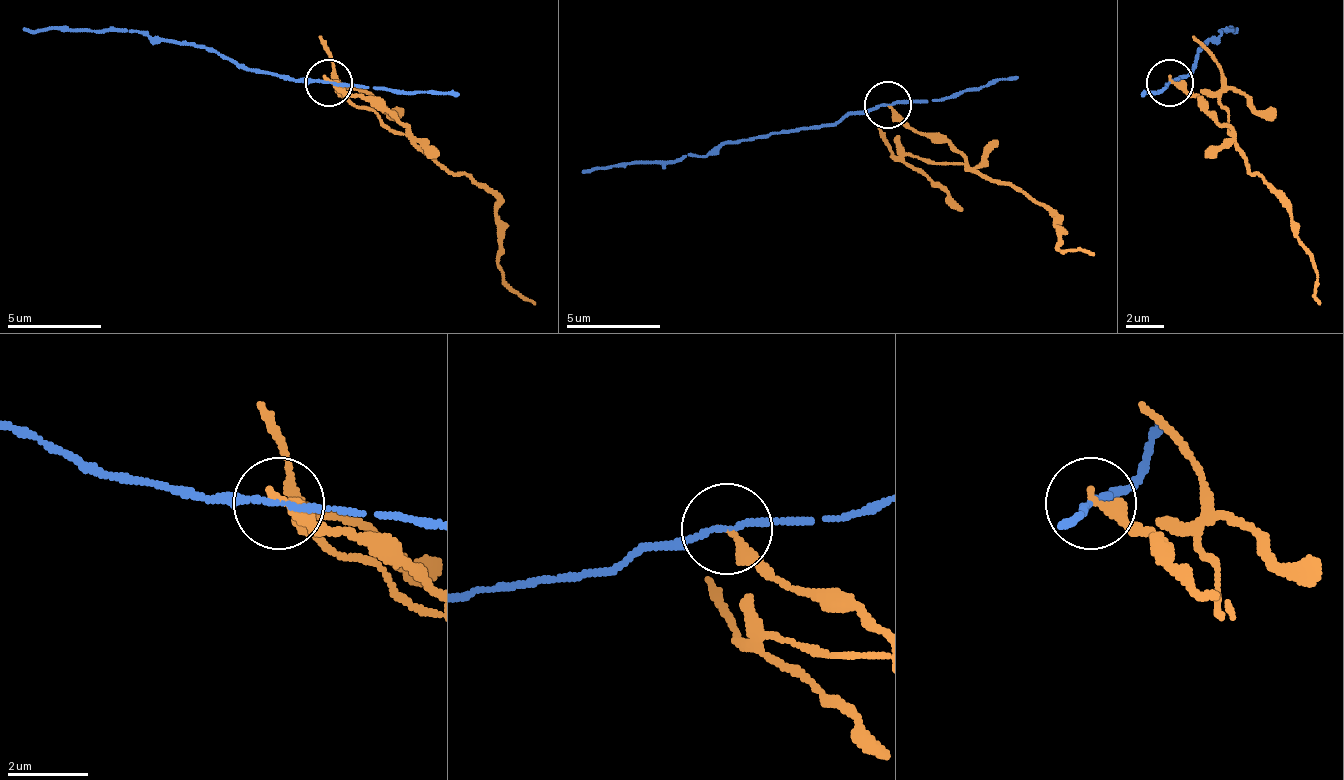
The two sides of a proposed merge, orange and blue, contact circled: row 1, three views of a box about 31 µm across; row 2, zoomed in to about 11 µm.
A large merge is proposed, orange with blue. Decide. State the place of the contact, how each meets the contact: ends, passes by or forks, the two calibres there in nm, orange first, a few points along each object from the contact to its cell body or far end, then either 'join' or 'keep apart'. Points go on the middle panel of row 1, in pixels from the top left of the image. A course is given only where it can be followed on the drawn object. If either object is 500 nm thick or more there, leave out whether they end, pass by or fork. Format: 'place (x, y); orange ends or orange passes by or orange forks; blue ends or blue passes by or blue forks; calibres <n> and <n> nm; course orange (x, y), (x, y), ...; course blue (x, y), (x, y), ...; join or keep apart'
place (887, 105); orange ends; blue passes by; calibres 300 and 130 nm; course orange (888, 103), (917, 132), (935, 132), (973, 169), (1010, 183), (1052, 216), (1057, 249), (1095, 253); course blue (888, 103), (846, 113), (837, 122), (795, 127), (692, 155), (584, 174); keep apart

